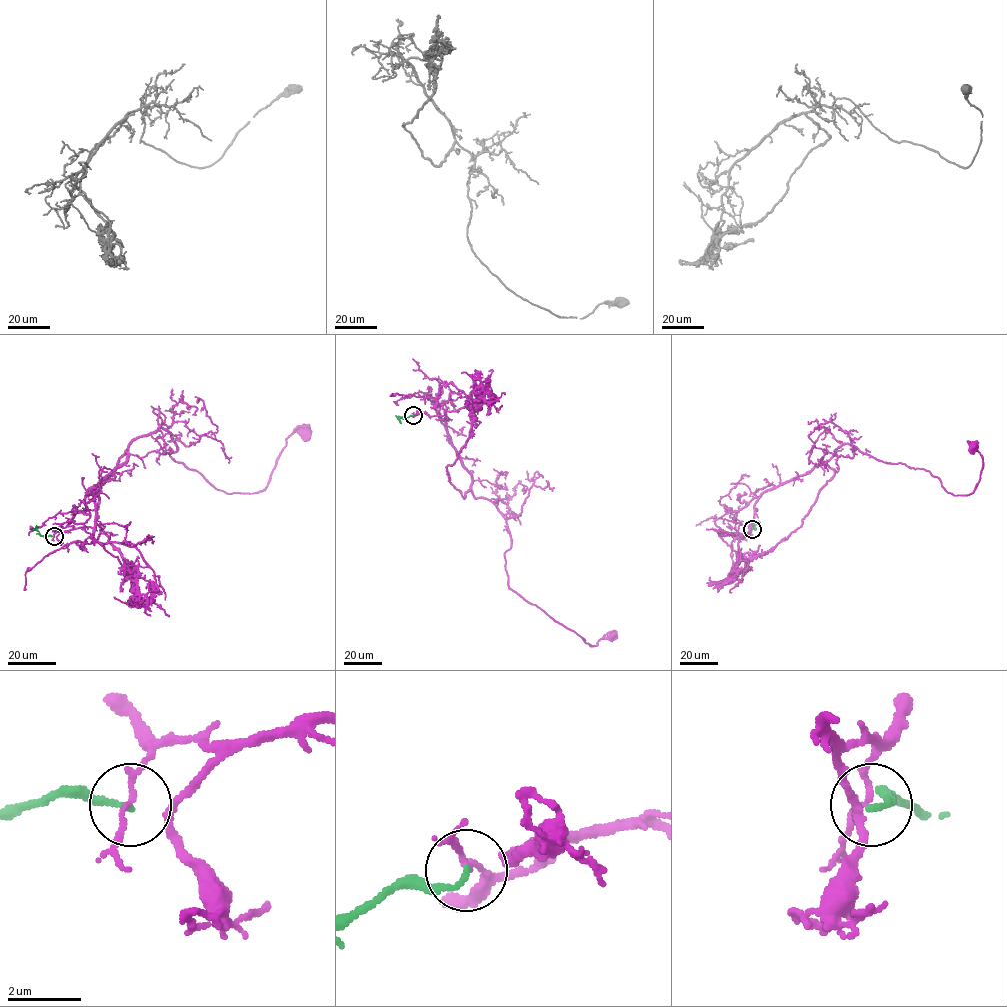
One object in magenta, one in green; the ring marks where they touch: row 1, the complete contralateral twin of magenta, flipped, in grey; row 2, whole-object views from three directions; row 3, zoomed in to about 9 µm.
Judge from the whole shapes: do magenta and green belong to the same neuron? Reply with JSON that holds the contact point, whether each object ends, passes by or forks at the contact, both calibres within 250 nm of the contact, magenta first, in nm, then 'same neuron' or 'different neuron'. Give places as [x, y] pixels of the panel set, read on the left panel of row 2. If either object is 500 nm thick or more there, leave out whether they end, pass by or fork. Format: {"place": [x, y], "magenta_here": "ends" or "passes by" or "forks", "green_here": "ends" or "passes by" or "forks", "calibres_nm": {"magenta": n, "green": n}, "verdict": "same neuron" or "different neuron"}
{"place": [54, 536], "magenta_here": "passes by", "green_here": "ends", "calibres_nm": {"magenta": 120, "green": 160}, "verdict": "different neuron"}

